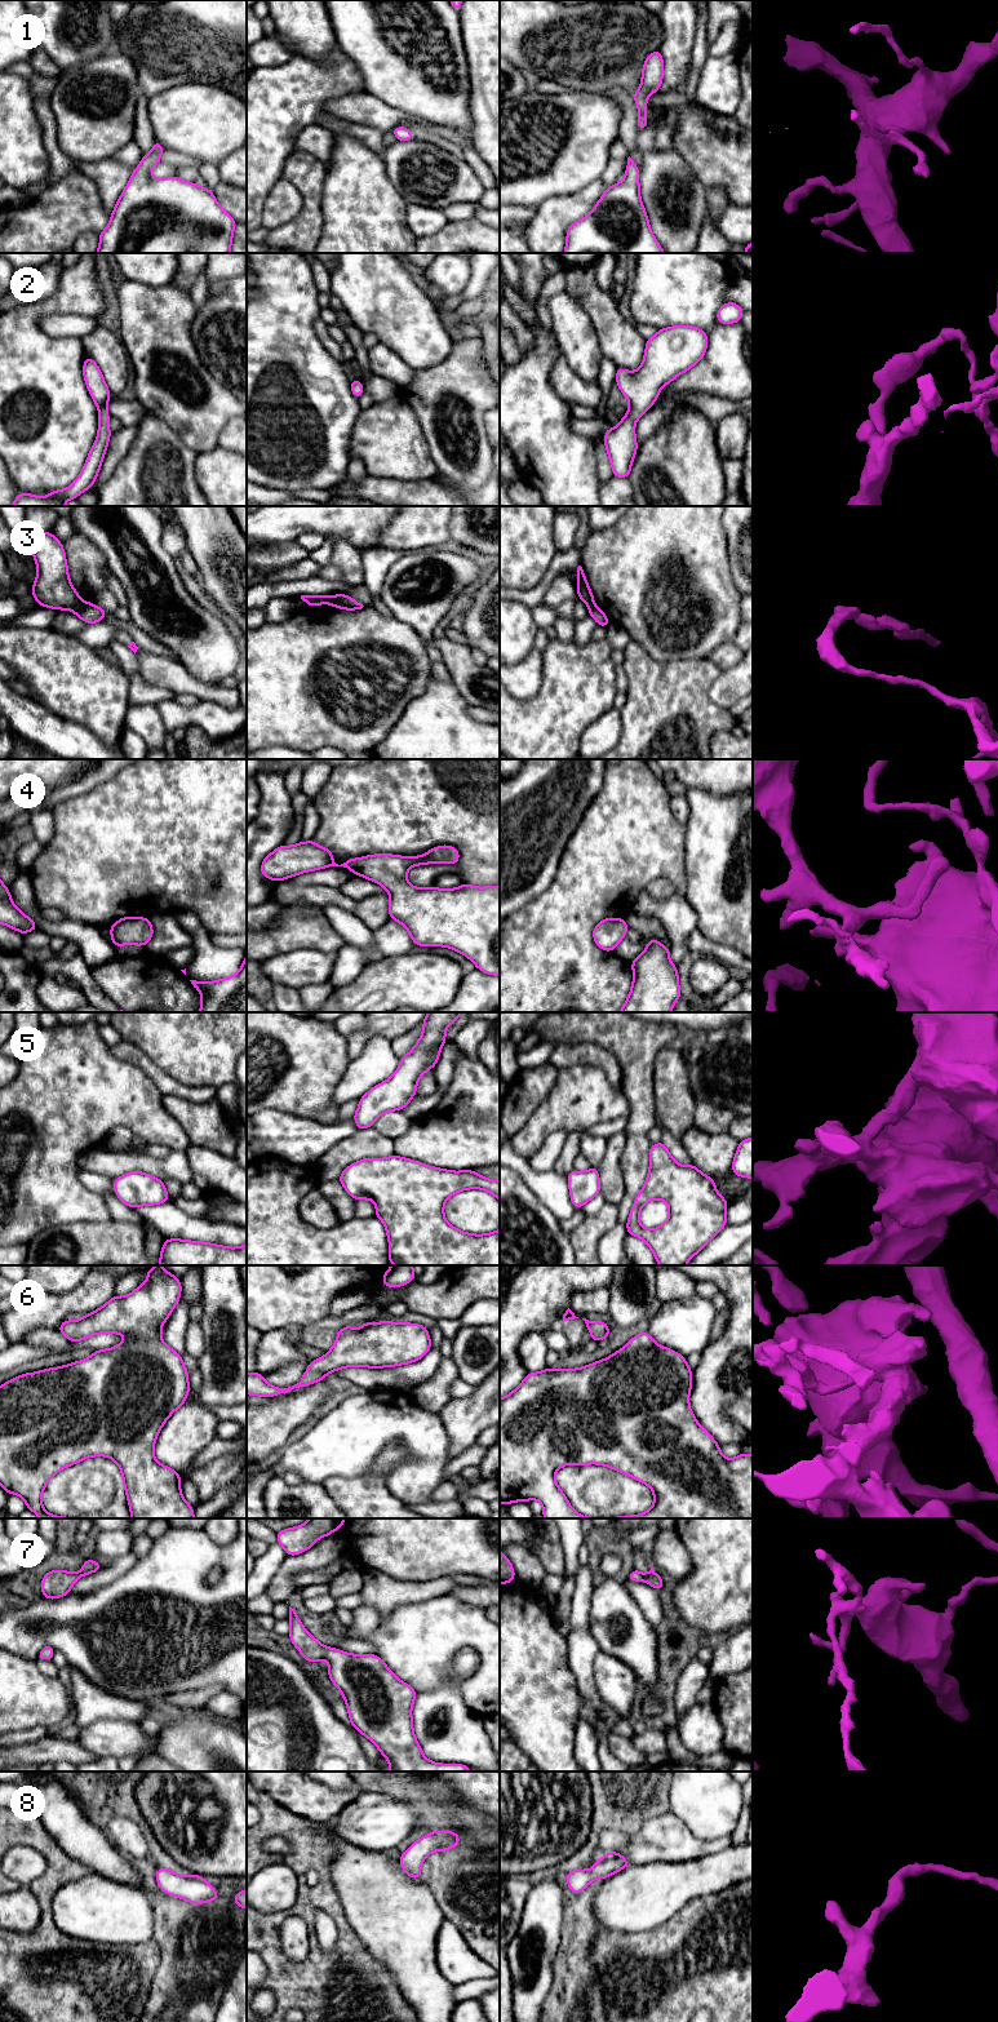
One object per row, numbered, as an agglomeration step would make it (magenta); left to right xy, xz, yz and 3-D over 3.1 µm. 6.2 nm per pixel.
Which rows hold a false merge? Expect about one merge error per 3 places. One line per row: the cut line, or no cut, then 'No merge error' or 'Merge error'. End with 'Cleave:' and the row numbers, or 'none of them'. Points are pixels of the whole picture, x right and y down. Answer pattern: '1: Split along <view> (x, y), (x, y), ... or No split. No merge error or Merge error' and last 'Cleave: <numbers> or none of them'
1: No split. No merge error
2: No split. No merge error
3: Split along xy (81, 603), (72, 610). Merge error
4: No split. No merge error
5: No split. No merge error
6: No split. No merge error
7: No split. No merge error
8: No split. No merge error
Cleave: 3

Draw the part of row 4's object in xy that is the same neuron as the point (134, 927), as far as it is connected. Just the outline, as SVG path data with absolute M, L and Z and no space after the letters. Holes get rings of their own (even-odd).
M123 915L120 921L110 924L110 928L115 948L120 945L139 945L145 948L154 935L151 921L143 917L129 918Z

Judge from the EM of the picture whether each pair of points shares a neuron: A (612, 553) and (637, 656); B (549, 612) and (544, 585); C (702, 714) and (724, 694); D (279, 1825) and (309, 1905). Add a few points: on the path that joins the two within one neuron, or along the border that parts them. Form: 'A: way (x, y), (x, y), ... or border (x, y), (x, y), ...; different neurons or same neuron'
A: border (631, 638), (656, 660); different neurons
B: border (541, 601), (532, 610); different neurons
C: border (721, 673), (712, 683), (708, 697), (727, 709); different neurons
D: way (300, 1843), (301, 1884); same neuron

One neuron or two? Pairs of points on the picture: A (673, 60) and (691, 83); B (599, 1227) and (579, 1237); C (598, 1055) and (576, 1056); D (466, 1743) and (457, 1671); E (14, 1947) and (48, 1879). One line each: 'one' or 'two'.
A: two
B: one
C: one
D: one
E: one

